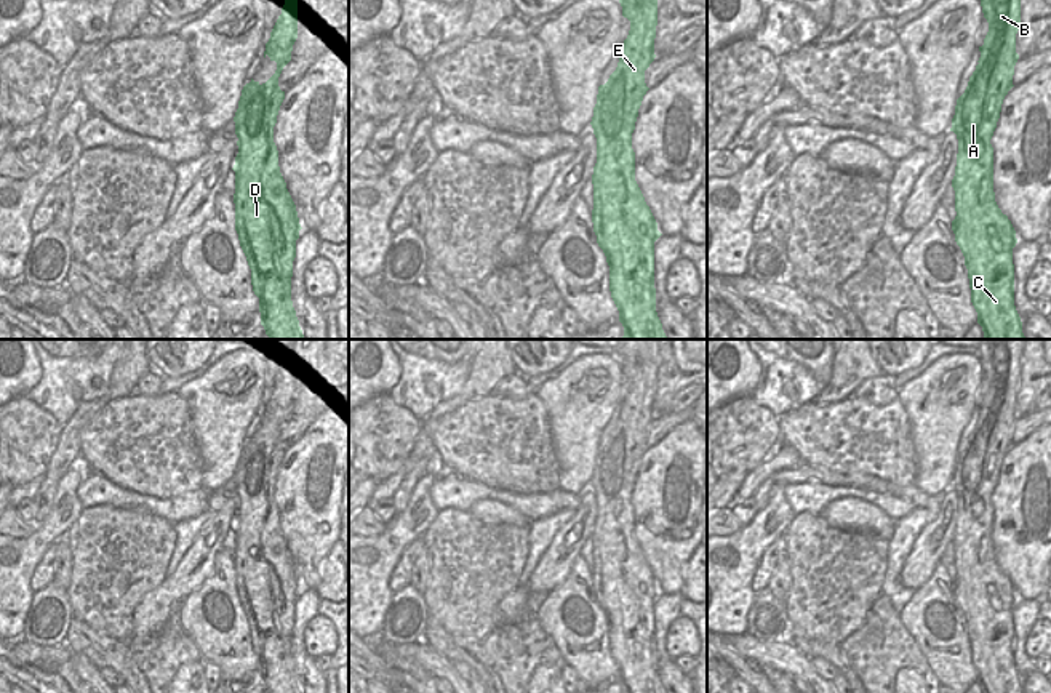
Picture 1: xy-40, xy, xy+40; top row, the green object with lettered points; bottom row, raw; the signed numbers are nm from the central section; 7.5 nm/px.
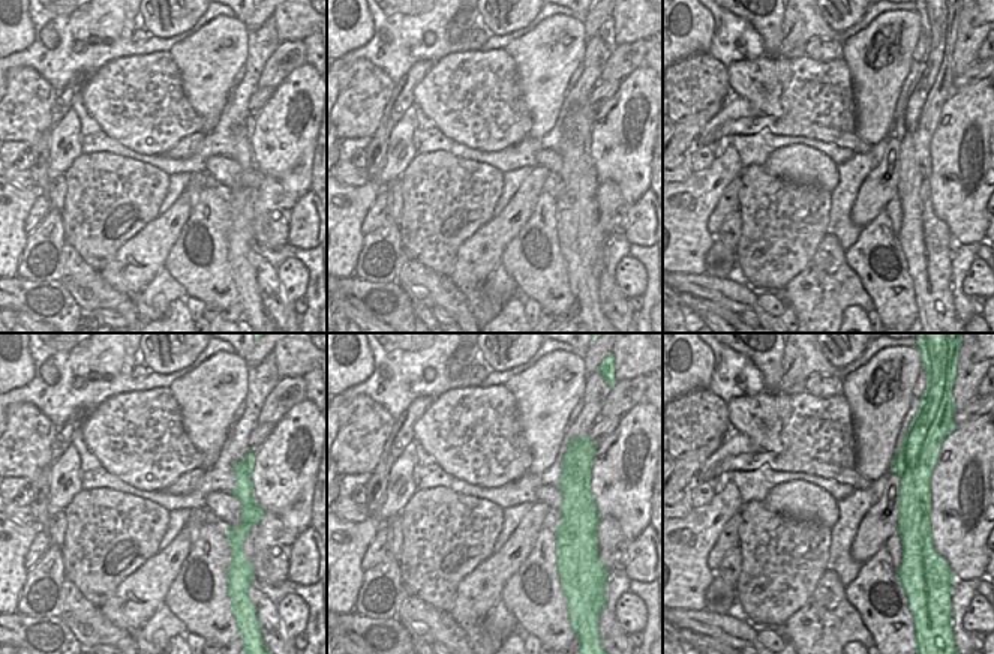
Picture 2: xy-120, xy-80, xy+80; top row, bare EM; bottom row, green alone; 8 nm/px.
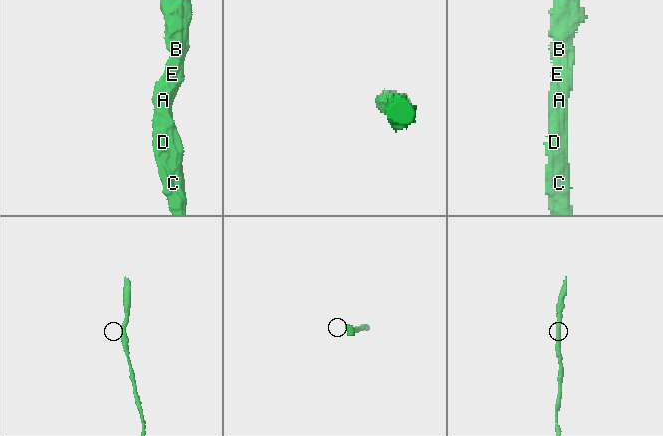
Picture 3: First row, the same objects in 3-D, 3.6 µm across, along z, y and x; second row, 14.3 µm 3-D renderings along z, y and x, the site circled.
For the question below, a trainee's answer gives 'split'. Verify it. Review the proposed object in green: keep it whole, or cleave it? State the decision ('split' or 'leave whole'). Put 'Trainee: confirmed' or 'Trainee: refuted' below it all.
leave whole
Trainee: refuted

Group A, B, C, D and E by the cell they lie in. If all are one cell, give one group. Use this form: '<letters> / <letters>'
A B C D E

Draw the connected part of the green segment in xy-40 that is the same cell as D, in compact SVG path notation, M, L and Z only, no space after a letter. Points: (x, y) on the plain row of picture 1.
M267 339L267 351L285 352L282 373L270 391L264 410L264 416L269 415L270 419L277 421L277 429L262 443L251 437L243 445L234 475L238 496L238 512L232 527L235 530L235 589L251 627L251 643L259 656L261 683L266 693L302 693L291 659L293 619L296 616L296 599L302 586L296 563L280 531L278 509L274 501L274 485L285 458L285 450L278 445L278 435L291 419L293 403L298 397L298 339Z

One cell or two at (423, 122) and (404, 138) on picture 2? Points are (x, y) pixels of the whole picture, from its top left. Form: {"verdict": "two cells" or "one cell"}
{"verdict": "two cells"}

